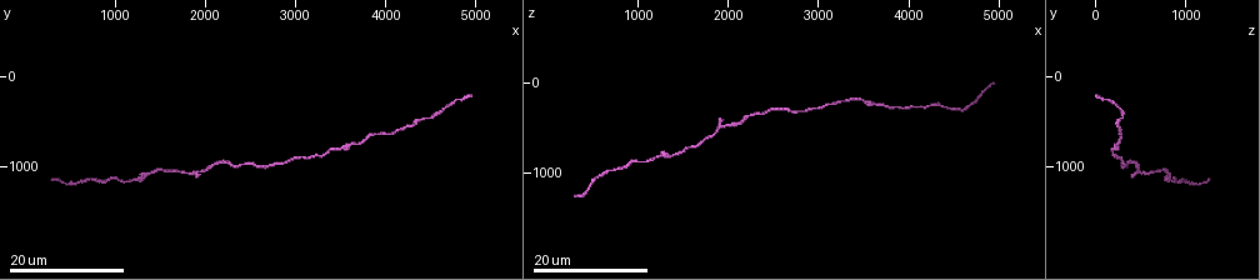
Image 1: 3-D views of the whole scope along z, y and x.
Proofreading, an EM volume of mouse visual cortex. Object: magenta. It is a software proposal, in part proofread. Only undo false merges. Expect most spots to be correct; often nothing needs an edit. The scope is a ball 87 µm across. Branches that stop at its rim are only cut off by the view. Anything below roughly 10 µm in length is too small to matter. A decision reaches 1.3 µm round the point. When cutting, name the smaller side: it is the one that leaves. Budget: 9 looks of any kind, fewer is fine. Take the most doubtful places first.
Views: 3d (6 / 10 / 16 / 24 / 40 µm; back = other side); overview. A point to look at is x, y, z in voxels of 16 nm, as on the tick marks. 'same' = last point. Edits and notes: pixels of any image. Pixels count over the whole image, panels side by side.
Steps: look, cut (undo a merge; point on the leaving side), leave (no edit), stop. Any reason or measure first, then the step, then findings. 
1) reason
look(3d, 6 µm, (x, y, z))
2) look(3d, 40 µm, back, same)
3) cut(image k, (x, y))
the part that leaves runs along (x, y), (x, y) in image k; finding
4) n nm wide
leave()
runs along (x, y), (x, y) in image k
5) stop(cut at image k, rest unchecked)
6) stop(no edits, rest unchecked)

thick turns thin
look(3d, 16 µm, (3600, 750, 200))

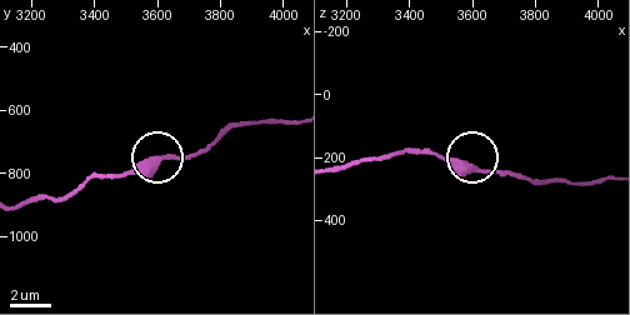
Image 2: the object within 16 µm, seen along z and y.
look(3d, 6 µm, (3620, 760, 230))

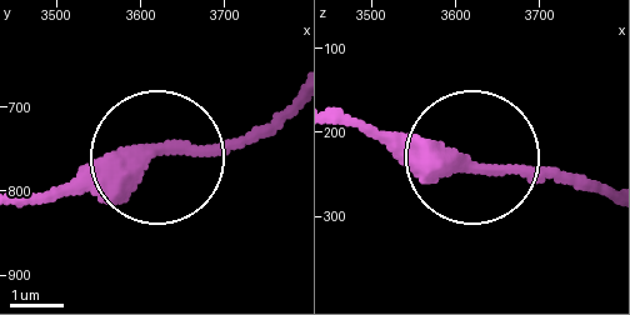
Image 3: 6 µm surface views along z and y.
look(3d, 6 µm, back, (3620, 755, 240))

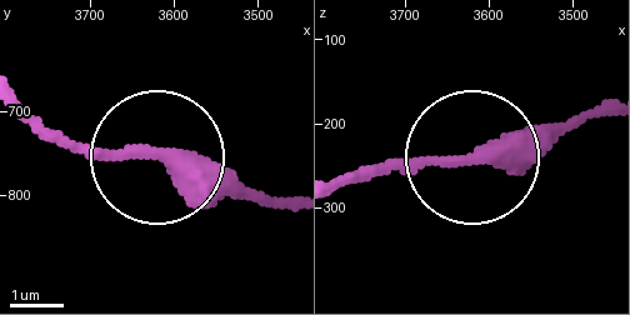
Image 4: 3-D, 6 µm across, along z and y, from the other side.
leave()
runs along (600, 116), (519, 130), (465, 158), (349, 170) in image 4; one neuron here

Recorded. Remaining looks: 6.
sudden change in width
look(3d, 24 µm, (4500, 450, 300))

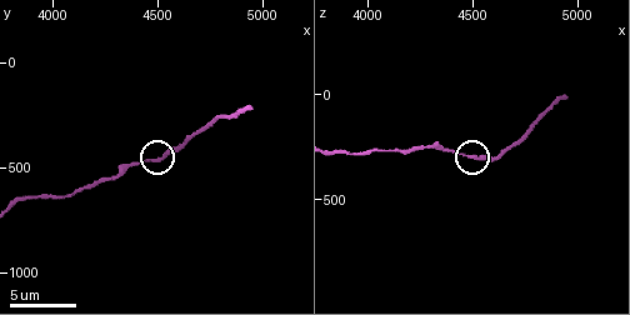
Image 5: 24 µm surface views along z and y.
look(3d, 6 µm, (4500, 460, 290))

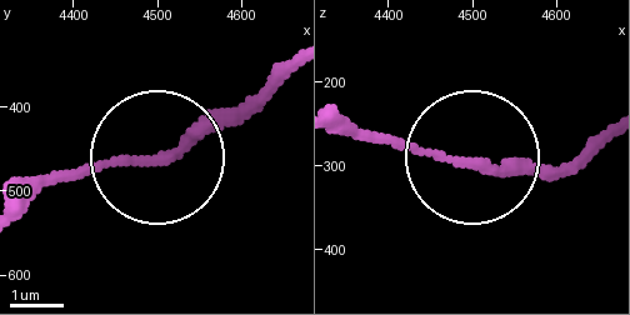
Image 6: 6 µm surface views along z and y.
150 nm wide
leave()
runs along (29, 200), (124, 160), (178, 156), (254, 98) in image 6; continuous, no second neuron

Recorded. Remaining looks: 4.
look(3d, 24 µm, (2600, 1000, 300))

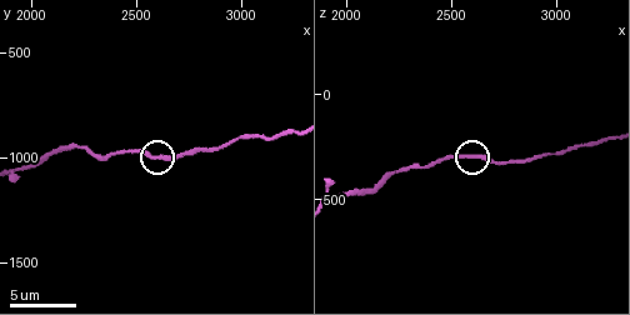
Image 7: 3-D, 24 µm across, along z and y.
zoom in
look(3d, 10 µm, (2580, 990, 290))

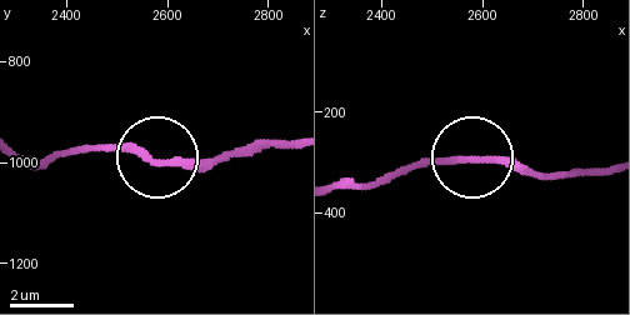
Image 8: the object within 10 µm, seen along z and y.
other side
look(3d, 10 µm, back, (2590, 1005, 295))

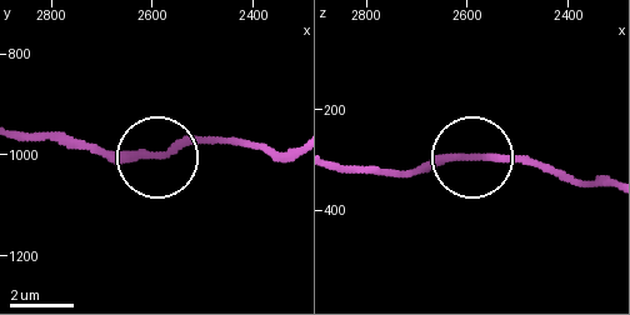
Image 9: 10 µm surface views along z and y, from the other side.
side arm 46 µm
leave()
runs along (473, 159), (543, 161) in image 9; all the same neuron

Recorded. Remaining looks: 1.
sudden change in width
look(3d, 10 µm, (4140, 610, 270))

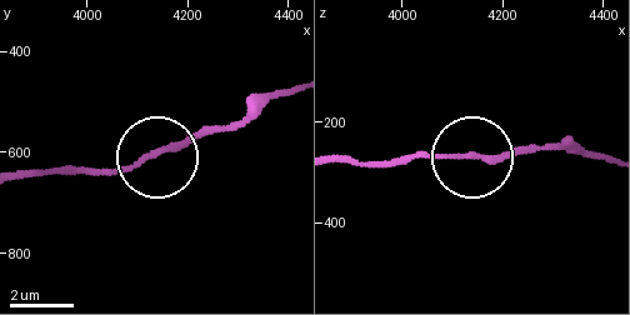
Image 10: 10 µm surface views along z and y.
leave()
one neuron here

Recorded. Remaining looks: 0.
stop(no edits, rest unchecked)

